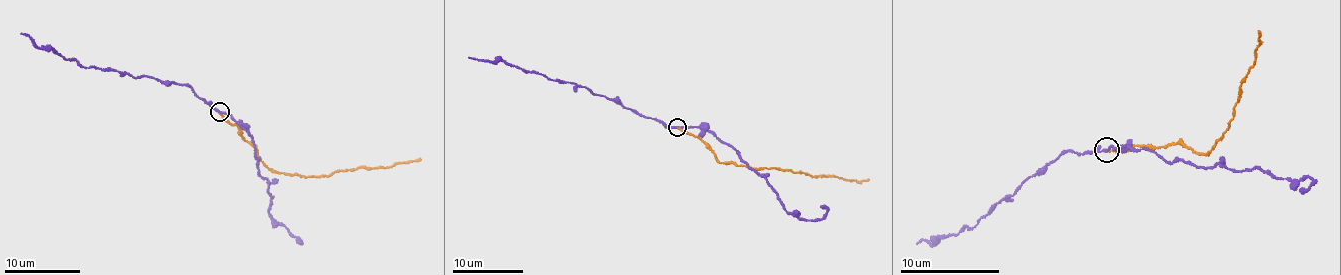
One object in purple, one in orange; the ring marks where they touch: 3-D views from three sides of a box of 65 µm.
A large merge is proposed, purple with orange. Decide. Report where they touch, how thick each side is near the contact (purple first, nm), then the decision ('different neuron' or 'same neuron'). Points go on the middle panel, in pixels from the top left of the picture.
at (677, 127); 170 nm thick on the purple side, 130 nm on the other; different neuron

